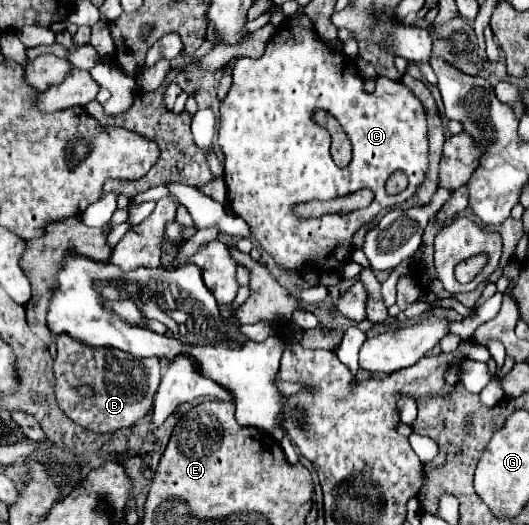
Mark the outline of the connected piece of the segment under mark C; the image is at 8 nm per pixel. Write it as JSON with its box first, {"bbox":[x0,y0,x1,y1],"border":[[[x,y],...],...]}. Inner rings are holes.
{"bbox":[217,18,427,274],"border":[[[287,18],[287,20],[279,26],[279,30],[275,30],[275,34],[273,34],[273,38],[267,42],[265,54],[263,54],[261,58],[239,58],[239,60],[237,60],[237,66],[233,68],[233,86],[231,86],[231,90],[227,92],[225,100],[221,102],[217,144],[219,144],[221,152],[225,154],[225,184],[227,184],[227,196],[229,196],[229,204],[231,204],[233,212],[235,212],[237,216],[241,216],[241,218],[251,226],[253,238],[265,248],[265,252],[269,252],[269,254],[275,258],[275,262],[277,262],[279,266],[283,266],[285,270],[289,270],[289,272],[299,272],[299,270],[303,270],[303,268],[305,268],[305,270],[307,270],[307,268],[315,268],[315,270],[319,270],[319,272],[327,272],[327,274],[339,272],[339,268],[343,266],[343,262],[347,262],[349,256],[351,256],[351,236],[355,234],[355,230],[357,230],[359,226],[363,226],[365,222],[371,222],[383,208],[389,208],[389,206],[395,206],[395,204],[407,200],[407,198],[421,186],[421,182],[423,182],[423,178],[425,178],[425,170],[427,170],[427,120],[425,120],[425,110],[423,110],[421,102],[411,94],[411,90],[405,88],[401,82],[393,82],[393,80],[385,78],[385,76],[379,76],[379,78],[377,78],[377,88],[375,88],[375,92],[373,92],[373,94],[367,94],[367,92],[363,90],[363,78],[361,78],[361,74],[355,70],[355,60],[353,60],[353,58],[347,58],[347,56],[341,54],[341,52],[331,52],[331,50],[327,50],[327,48],[321,44],[321,40],[319,40],[319,36],[315,34],[315,30],[299,26],[293,18]],[[317,108],[329,110],[329,112],[339,120],[339,124],[341,124],[341,128],[345,130],[345,134],[349,136],[351,146],[353,146],[353,158],[351,158],[349,166],[339,168],[339,166],[333,162],[331,152],[329,152],[329,146],[331,146],[331,136],[329,136],[329,132],[327,132],[325,128],[313,124],[313,120],[311,120],[311,112],[317,110]],[[395,170],[405,170],[405,174],[407,174],[407,178],[409,178],[409,186],[407,186],[407,190],[403,190],[401,194],[391,196],[391,194],[385,192],[385,180],[387,180],[387,178],[391,176],[391,172],[395,172]],[[361,188],[369,188],[369,190],[375,194],[375,200],[373,200],[367,208],[363,208],[363,210],[355,210],[355,212],[349,212],[349,214],[327,214],[327,216],[309,218],[309,220],[297,218],[297,216],[293,216],[293,212],[291,212],[291,208],[293,208],[295,204],[299,204],[299,202],[331,200],[331,198],[345,196],[345,194],[355,192],[355,190],[361,190]]]}

